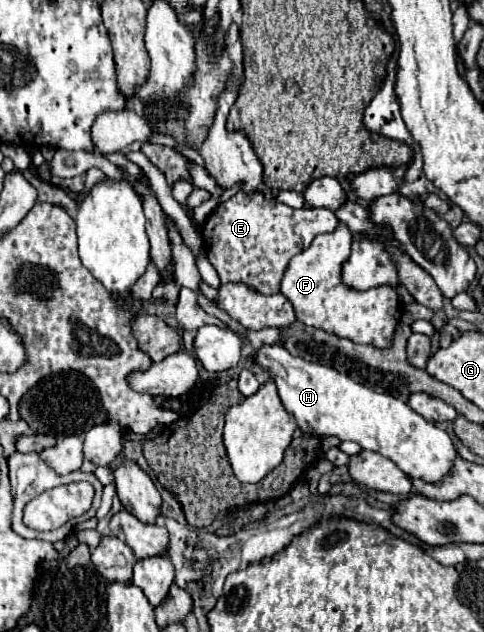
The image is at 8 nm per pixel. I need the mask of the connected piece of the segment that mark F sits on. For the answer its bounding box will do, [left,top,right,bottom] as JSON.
[282,222,402,348]

